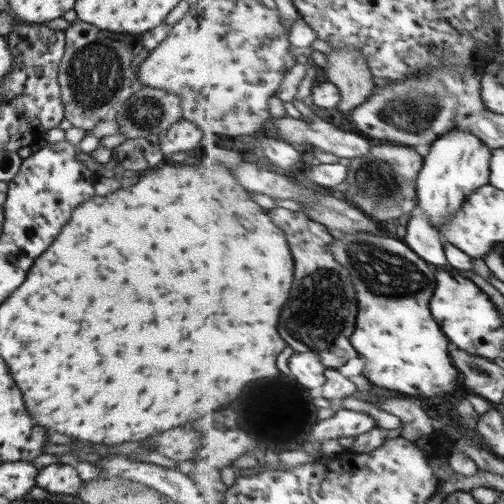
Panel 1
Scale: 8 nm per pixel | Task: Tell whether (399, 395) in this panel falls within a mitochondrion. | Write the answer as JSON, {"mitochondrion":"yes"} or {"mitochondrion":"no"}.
{"mitochondrion":"no"}

